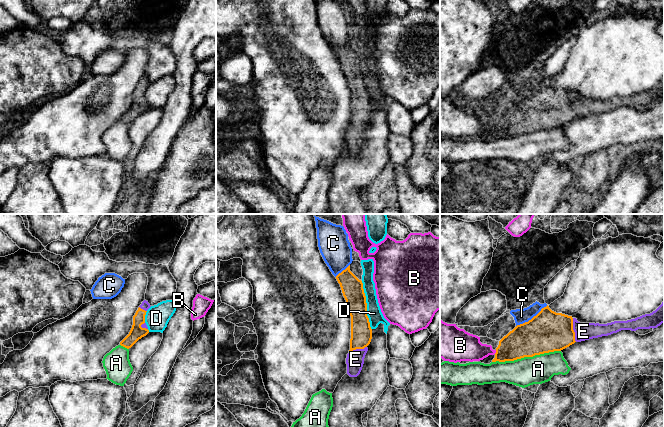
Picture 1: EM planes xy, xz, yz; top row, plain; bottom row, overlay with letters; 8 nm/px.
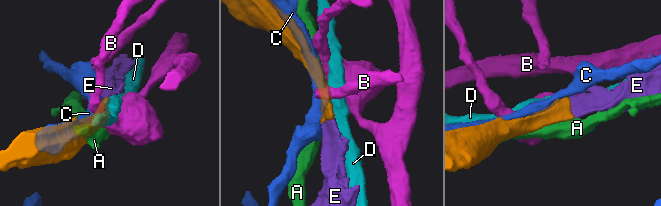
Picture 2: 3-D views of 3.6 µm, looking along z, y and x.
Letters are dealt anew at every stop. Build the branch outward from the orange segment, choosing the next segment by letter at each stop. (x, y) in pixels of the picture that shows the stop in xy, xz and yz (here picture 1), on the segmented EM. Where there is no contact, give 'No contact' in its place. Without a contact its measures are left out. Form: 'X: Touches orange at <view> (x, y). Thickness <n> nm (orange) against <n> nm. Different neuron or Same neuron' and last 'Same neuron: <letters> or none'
A: Touches orange at yz (526, 356). Thickness 320 nm (orange) against 220 nm. Different neuron
B: Touches orange at yz (496, 352). Thickness 260 nm (orange) against 220 nm. Different neuron
C: Touches orange at yz (532, 318). Thickness 320 nm (orange) against 120 nm. Different neuron
D: Touches orange at xz (366, 305). Thickness 180 nm (orange) against 120 nm. Different neuron
E: Touches orange at yz (573, 330). Thickness 320 nm (orange) against 140 nm. Same neuron
Same neuron: E

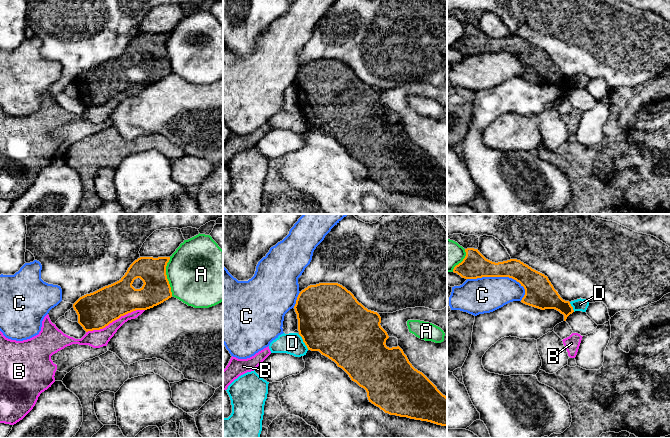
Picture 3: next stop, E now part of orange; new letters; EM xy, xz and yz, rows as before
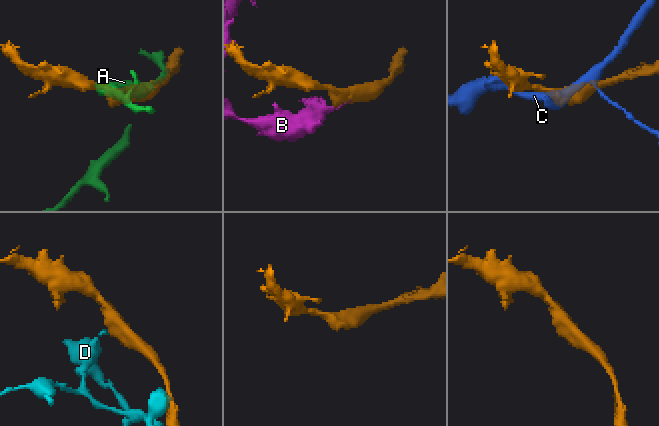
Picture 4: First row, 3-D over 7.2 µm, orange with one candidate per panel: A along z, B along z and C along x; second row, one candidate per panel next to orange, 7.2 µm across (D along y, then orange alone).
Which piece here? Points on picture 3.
A: Touches orange at xy (166, 276). Thickness 220 nm (orange) against 480 nm. Different neuron
B: Touches orange at xy (115, 319). Thickness 300 nm (orange) against 140 nm. Different neuron
C: Touches orange at yz (499, 276). Thickness 200 nm (orange) against 280 nm. Different neuron
D: Touches orange at xz (303, 341). Thickness 480 nm (orange) against 170 nm. Different neuron
Same neuron: none

